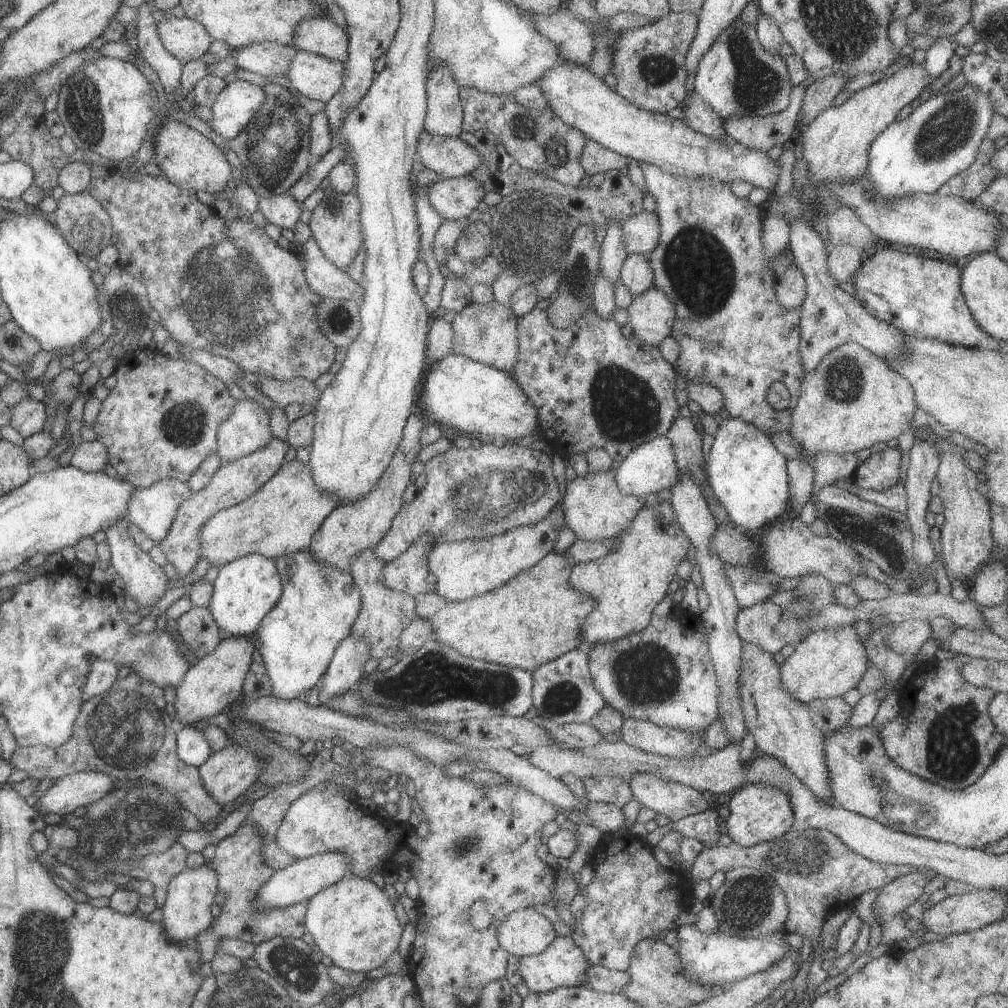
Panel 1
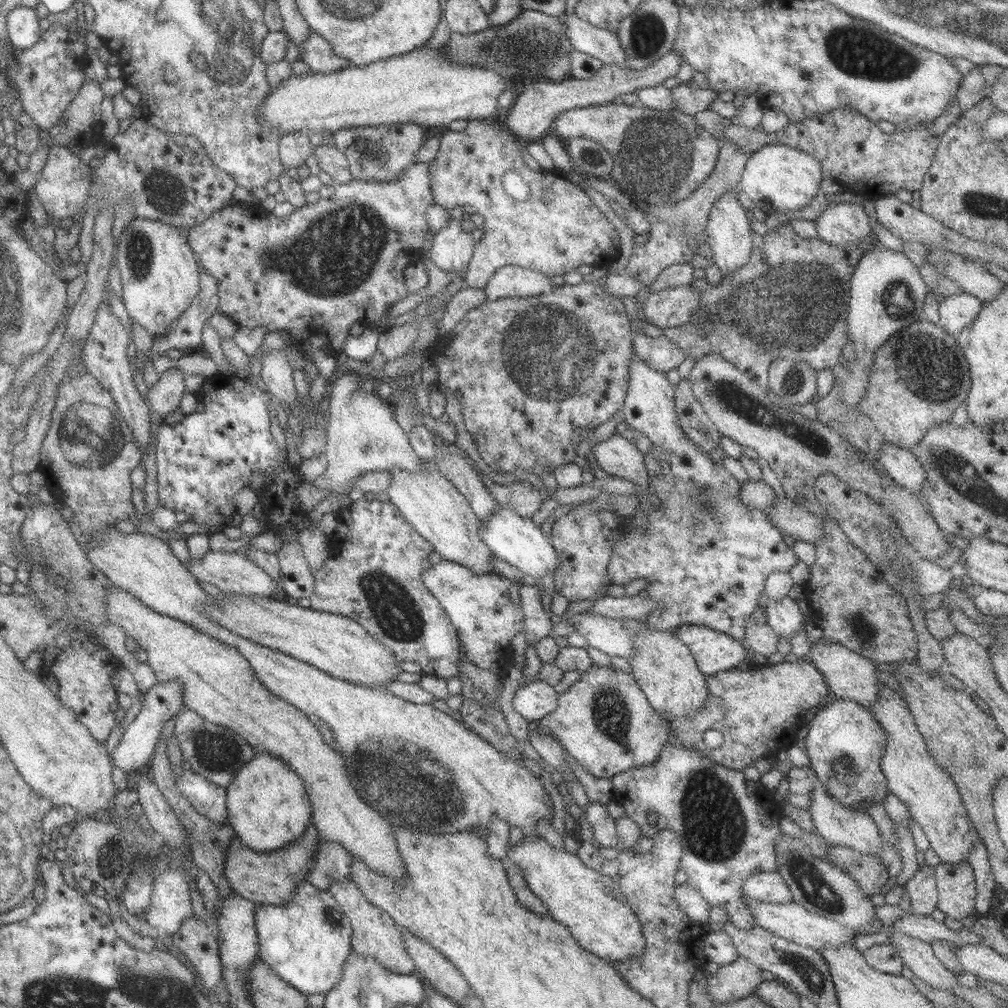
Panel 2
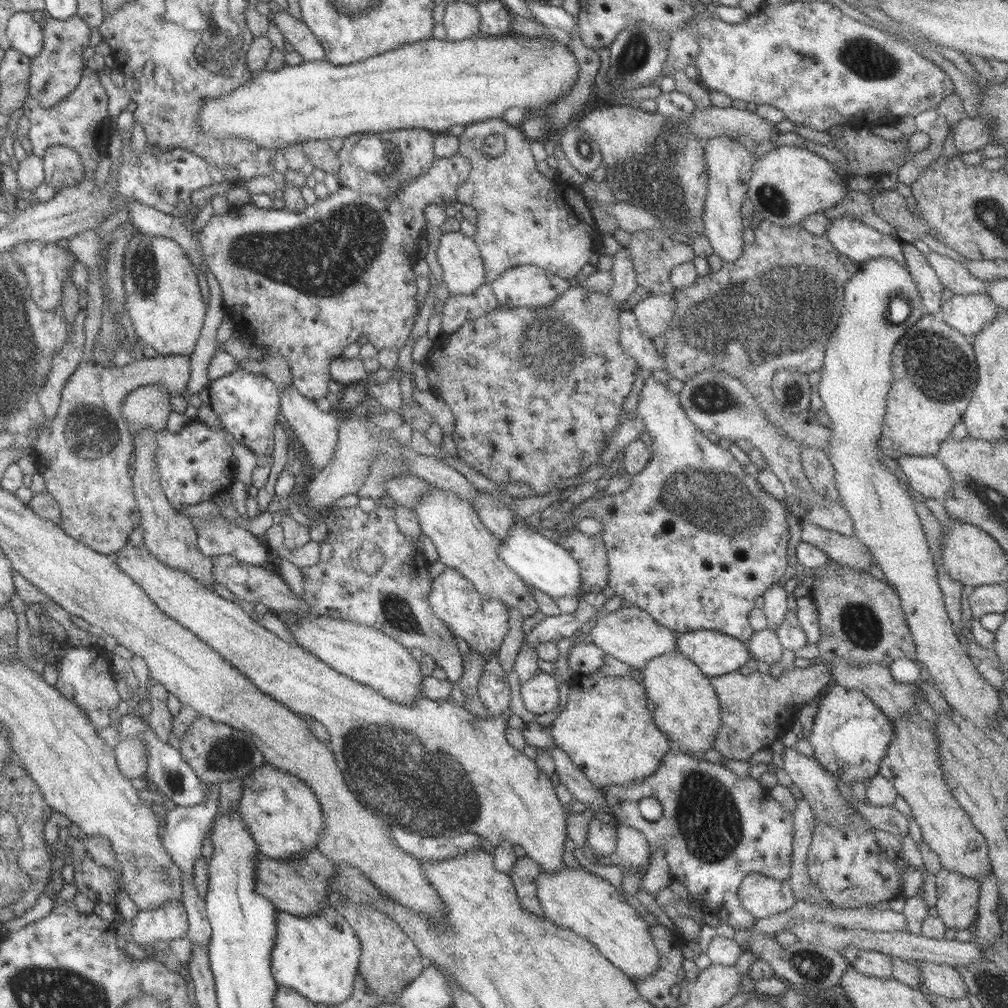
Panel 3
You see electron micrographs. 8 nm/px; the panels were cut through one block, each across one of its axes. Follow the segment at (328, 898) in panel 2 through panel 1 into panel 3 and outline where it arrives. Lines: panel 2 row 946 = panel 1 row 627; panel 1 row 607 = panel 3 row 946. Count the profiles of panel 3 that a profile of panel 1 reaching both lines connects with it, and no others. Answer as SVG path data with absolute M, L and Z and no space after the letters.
M328 902L314 916L294 916L289 912L276 912L276 933L271 953L271 968L278 986L290 988L314 1003L328 1006L341 1004L354 992L355 977L359 974L361 942L351 924Z

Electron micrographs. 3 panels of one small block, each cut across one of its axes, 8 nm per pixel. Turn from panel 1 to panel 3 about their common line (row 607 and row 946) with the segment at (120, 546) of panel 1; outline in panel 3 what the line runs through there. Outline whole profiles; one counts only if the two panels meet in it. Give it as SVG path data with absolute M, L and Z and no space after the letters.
M170 900L160 909L139 910L131 923L132 940L140 947L183 938L189 929L187 910L178 900Z

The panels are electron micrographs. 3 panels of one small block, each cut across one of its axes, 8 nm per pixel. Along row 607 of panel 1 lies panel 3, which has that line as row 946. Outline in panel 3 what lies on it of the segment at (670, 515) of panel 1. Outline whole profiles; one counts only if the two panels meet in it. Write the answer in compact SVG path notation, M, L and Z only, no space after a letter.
M562 864L554 874L540 872L536 882L538 882L536 892L544 909L544 917L562 928L568 928L579 936L584 936L613 966L624 972L630 979L638 981L659 970L660 956L650 935L648 923L609 881L592 874L582 866L573 868Z

